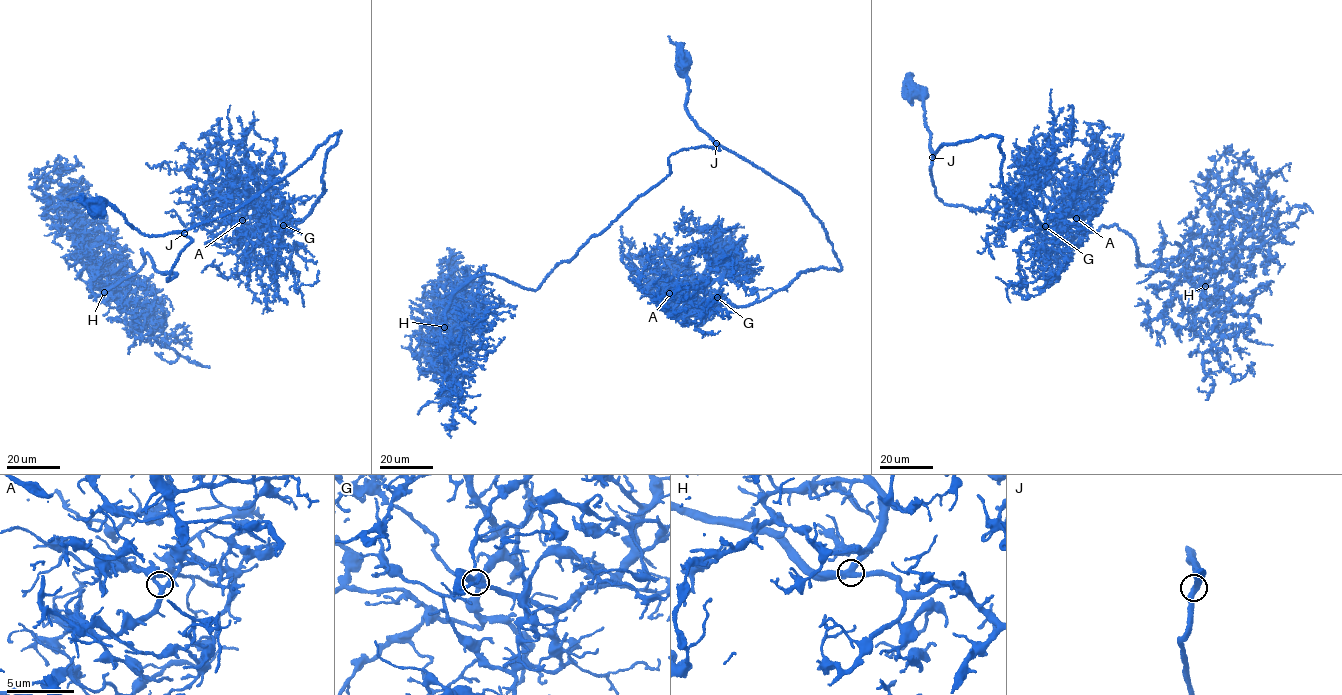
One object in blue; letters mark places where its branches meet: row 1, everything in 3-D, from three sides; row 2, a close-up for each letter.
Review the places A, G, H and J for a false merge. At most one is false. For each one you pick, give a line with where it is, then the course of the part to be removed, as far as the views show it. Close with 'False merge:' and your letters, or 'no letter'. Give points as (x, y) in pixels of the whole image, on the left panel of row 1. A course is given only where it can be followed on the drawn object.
False merge: no letter

